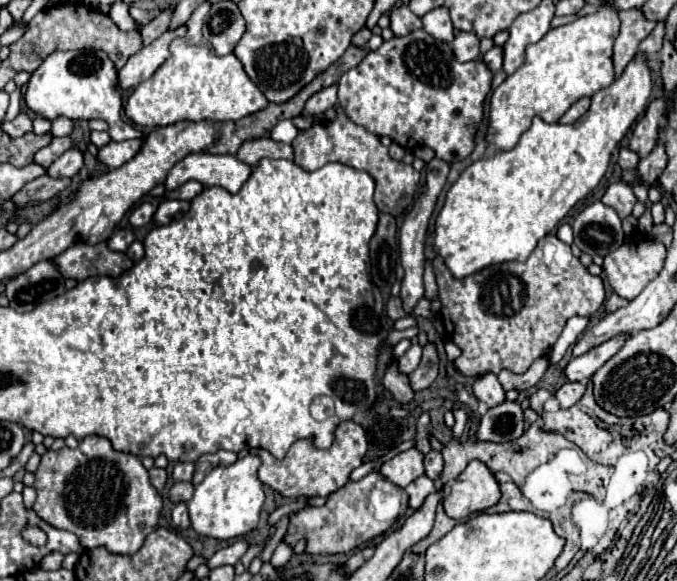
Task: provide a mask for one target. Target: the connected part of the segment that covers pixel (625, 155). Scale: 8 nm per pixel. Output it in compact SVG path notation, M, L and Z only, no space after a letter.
M622 147L622 149L620 149L618 165L620 165L622 169L634 169L634 167L638 165L638 161L640 161L640 157L638 157L632 149L628 149L628 147Z

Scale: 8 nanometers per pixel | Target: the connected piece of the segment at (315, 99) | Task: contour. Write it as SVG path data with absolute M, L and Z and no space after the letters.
M330 85L330 87L314 93L314 95L308 99L306 109L304 109L302 115L304 115L304 117L308 117L308 115L320 115L320 113L328 111L330 107L334 107L334 105L338 103L336 91L338 91L338 87L336 87L336 85Z

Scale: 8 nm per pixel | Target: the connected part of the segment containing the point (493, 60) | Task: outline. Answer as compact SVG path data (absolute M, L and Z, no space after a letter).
M492 47L484 57L482 61L488 65L490 71L500 71L502 69L502 47Z

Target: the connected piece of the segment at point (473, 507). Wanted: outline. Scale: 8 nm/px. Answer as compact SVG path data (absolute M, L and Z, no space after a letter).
M470 461L458 475L450 495L444 497L442 507L452 519L464 519L472 513L484 511L500 501L500 485L482 461Z

